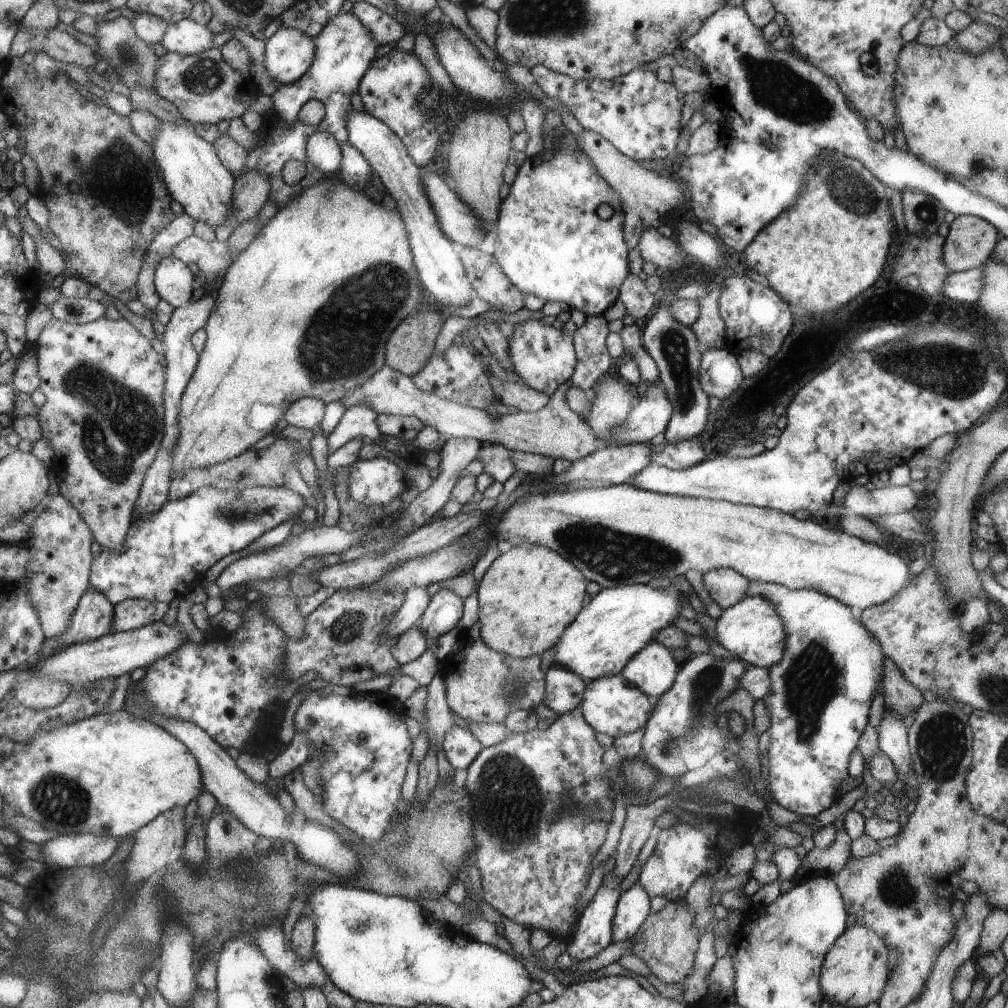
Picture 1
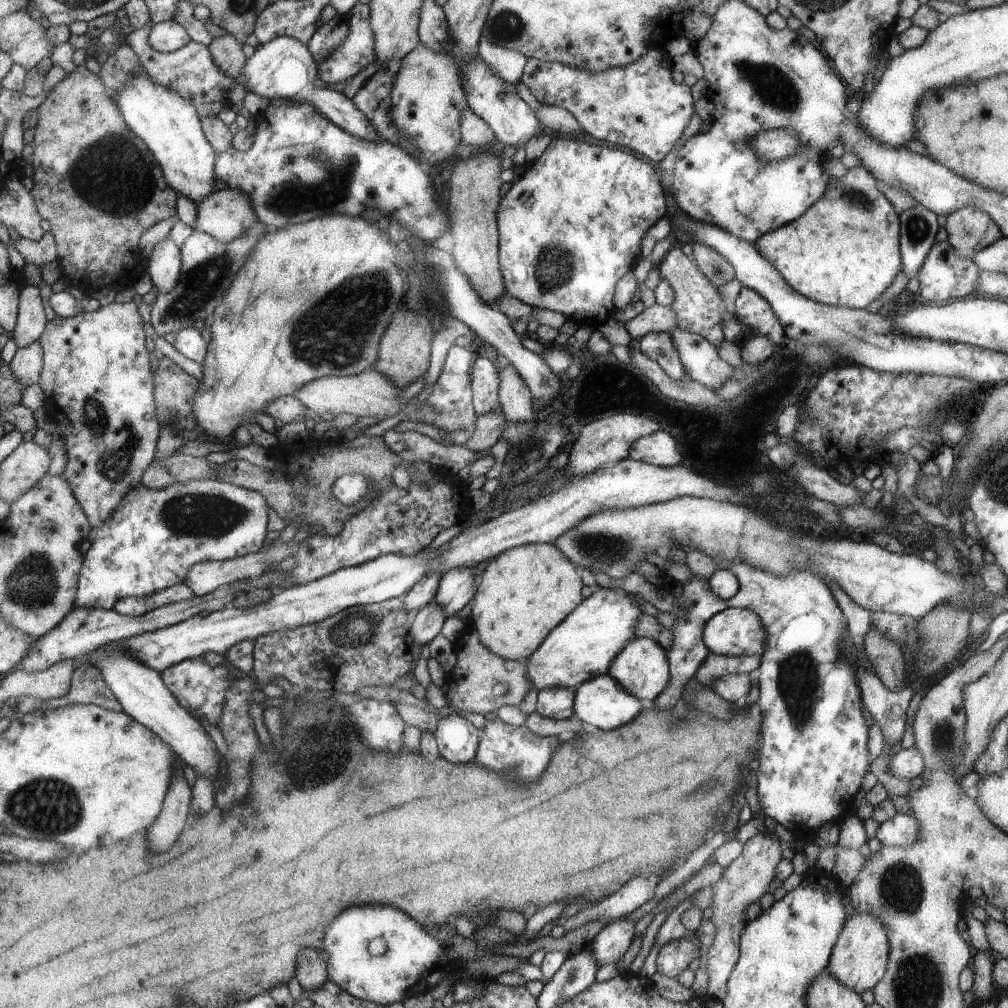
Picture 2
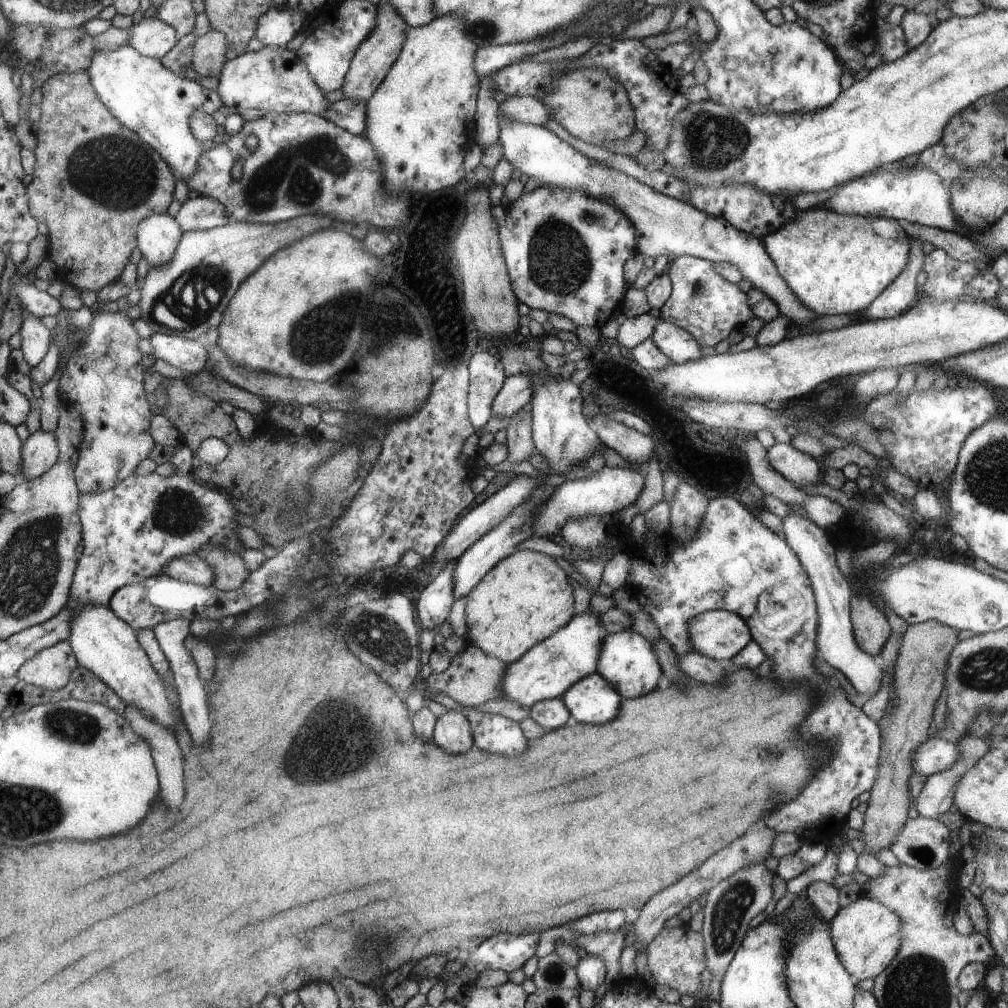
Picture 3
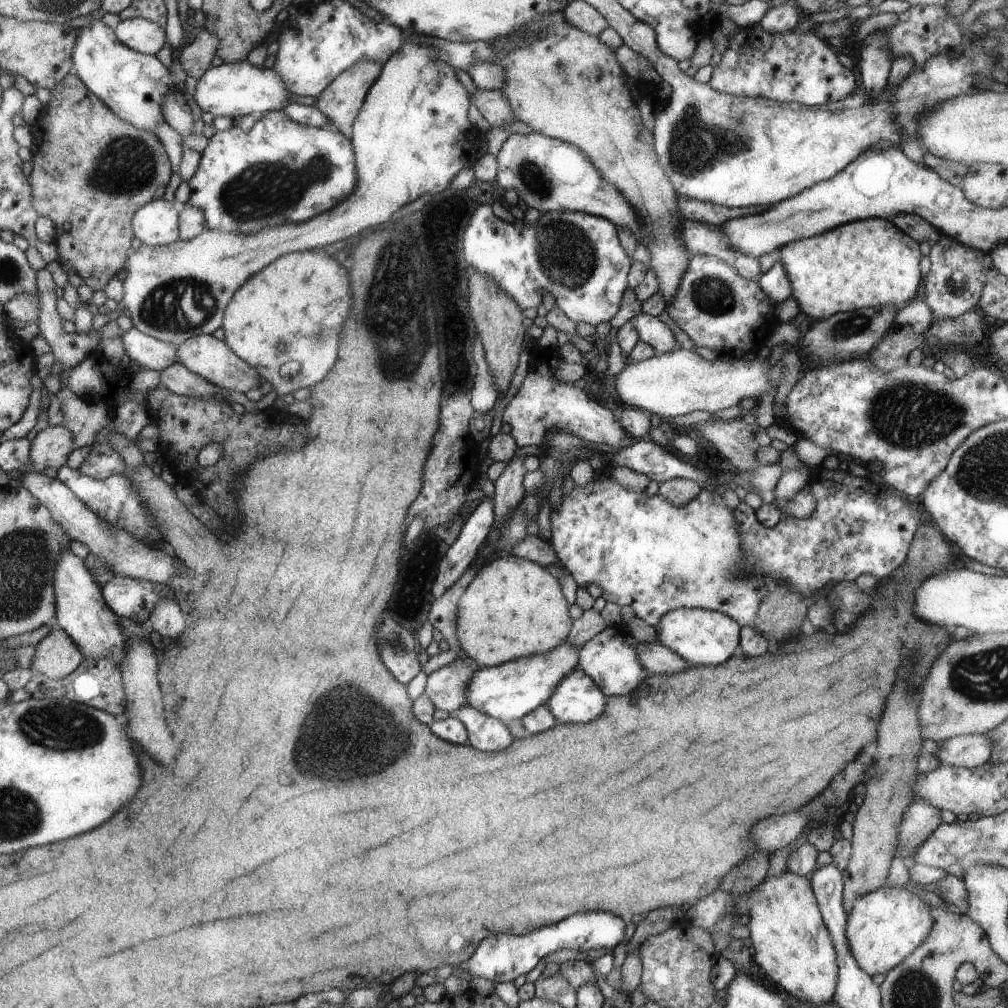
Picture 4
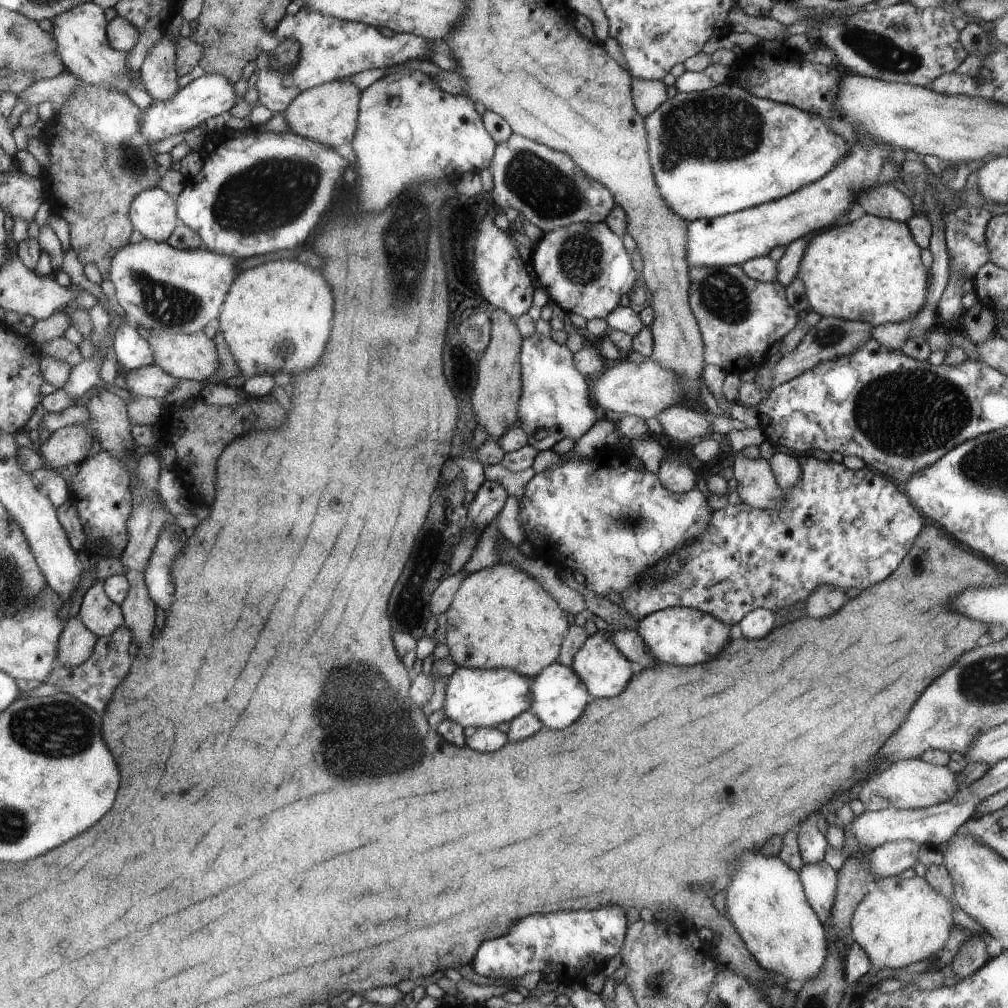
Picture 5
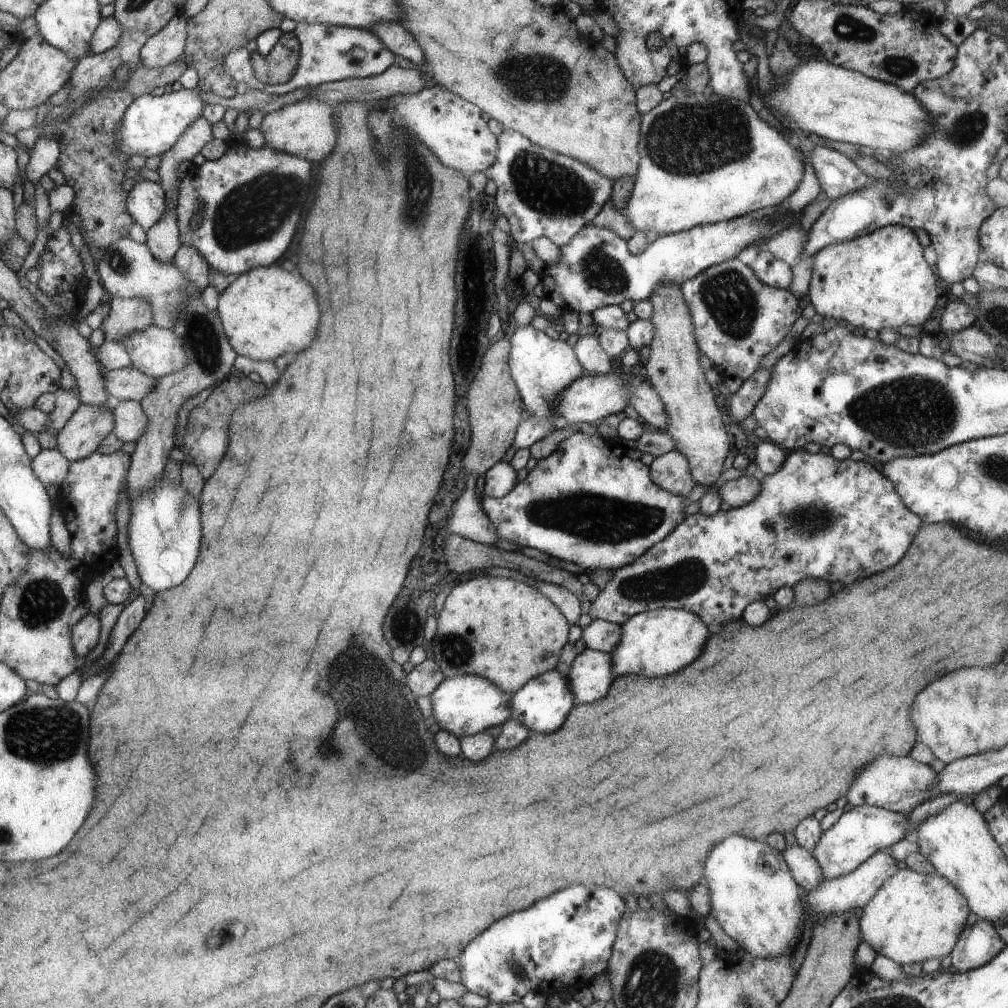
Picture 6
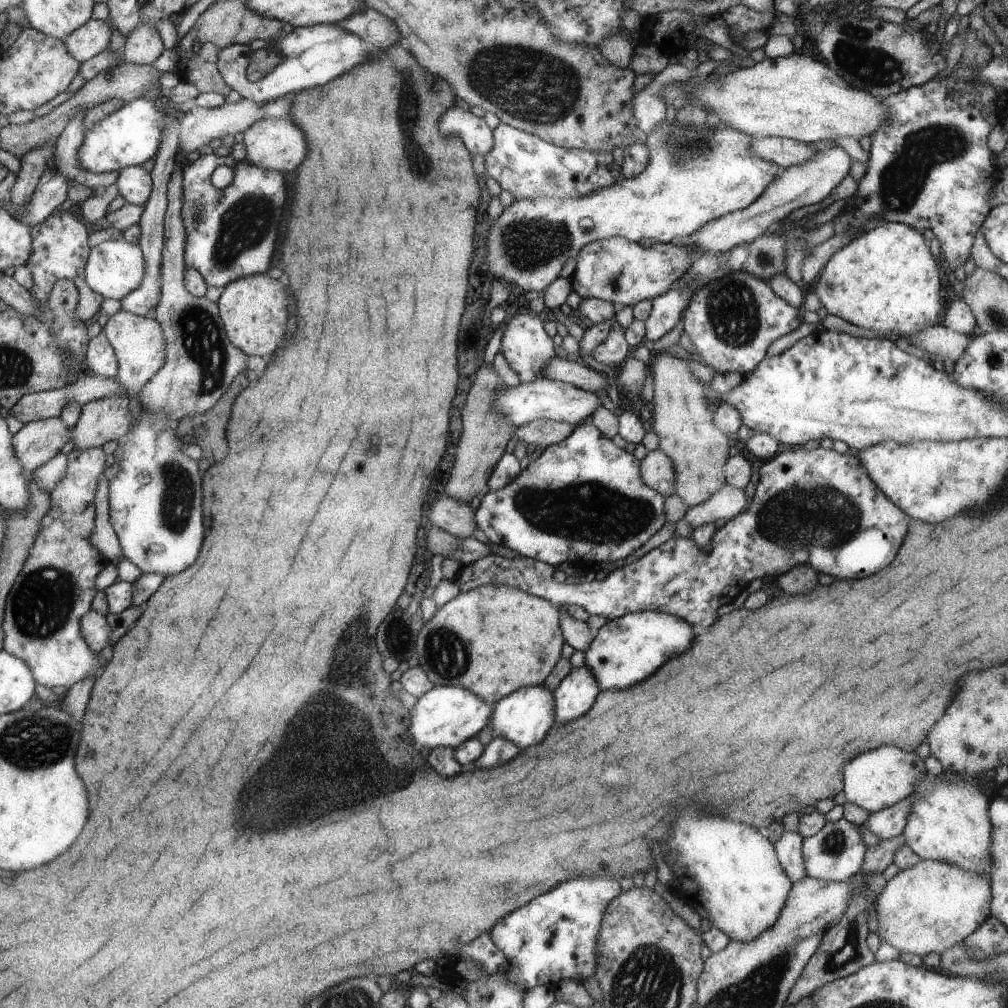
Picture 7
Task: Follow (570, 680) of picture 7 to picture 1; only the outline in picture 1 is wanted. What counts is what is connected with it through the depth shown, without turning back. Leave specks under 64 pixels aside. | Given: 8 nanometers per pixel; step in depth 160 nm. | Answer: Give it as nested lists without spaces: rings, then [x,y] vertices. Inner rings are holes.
[[[661,642],[648,643],[626,663],[620,675],[656,700],[676,682],[680,666]]]

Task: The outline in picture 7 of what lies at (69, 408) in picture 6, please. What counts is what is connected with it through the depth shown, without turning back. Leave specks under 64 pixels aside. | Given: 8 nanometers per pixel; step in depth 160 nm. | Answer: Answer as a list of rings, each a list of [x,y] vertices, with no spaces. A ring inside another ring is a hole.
[[[58,415],[18,425],[12,444],[24,470],[31,474],[60,453],[70,440],[71,430]]]

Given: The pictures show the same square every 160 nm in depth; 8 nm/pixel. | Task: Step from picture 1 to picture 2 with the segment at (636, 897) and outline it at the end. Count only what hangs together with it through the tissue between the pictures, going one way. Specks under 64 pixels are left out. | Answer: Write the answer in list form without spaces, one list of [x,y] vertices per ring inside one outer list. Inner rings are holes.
[[[622,915],[603,927],[593,938],[589,946],[595,953],[599,967],[604,964],[618,962],[628,950],[629,943],[634,938],[634,926],[636,921],[627,915]]]

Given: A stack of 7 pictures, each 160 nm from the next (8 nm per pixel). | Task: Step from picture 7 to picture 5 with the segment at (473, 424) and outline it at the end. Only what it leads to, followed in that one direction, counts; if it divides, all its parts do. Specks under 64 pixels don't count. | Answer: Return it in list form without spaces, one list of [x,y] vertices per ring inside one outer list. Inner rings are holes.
[[[501,308],[490,310],[491,339],[478,362],[478,382],[472,392],[472,404],[477,424],[482,425],[489,434],[490,440],[498,440],[514,420],[519,418],[517,408],[520,402],[520,346],[522,334],[518,330],[514,318]]]

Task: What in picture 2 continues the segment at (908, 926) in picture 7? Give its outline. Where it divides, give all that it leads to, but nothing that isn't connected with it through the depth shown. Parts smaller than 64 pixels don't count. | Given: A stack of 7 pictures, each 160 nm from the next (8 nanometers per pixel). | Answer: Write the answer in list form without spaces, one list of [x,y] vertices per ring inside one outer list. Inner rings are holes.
[[[869,913],[854,914],[850,919],[846,919],[845,926],[841,930],[841,936],[829,959],[828,972],[861,996],[862,992],[873,990],[884,978],[888,970],[890,951],[889,936],[884,922]]]

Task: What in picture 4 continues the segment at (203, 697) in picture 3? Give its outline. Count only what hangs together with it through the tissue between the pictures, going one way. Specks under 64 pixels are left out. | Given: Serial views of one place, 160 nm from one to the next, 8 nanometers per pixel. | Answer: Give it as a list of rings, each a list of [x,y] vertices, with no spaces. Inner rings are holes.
[[[162,598],[161,603],[154,608],[147,626],[150,631],[160,634],[162,640],[166,640],[166,638],[176,638],[178,634],[182,634],[186,622],[176,600]]]

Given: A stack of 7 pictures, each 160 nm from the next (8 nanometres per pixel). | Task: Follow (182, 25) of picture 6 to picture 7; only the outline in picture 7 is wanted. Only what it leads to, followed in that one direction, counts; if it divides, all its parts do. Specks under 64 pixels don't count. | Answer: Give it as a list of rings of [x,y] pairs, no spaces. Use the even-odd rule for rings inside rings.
[[[138,25],[126,39],[124,58],[135,65],[153,64],[164,52],[160,33],[152,25]]]

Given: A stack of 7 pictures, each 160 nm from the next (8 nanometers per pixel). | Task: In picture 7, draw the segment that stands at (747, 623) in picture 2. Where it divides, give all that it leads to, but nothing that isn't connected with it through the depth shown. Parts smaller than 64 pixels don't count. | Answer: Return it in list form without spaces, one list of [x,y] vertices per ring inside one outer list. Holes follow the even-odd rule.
[[[658,611],[629,613],[605,623],[596,631],[591,647],[585,652],[585,665],[597,677],[602,691],[630,688],[662,668],[674,656],[690,650],[698,630],[676,615]]]

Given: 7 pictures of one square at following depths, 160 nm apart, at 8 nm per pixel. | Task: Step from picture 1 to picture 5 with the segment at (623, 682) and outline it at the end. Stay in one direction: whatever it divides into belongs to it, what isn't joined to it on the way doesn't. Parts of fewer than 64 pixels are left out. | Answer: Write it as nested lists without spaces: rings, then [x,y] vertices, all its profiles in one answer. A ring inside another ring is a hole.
[[[554,662],[546,667],[540,674],[536,675],[533,680],[533,706],[530,711],[532,711],[538,718],[542,721],[544,726],[548,728],[566,728],[570,726],[572,722],[576,722],[586,704],[590,700],[594,700],[590,696],[589,689],[586,688],[585,681],[581,679],[575,672],[575,670],[570,666]]]

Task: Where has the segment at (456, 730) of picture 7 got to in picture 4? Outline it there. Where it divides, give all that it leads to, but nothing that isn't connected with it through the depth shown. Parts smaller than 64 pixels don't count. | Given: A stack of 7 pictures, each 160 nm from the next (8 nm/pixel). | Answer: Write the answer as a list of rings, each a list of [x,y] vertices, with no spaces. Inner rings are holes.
[[[567,639],[560,648],[540,656],[526,656],[494,667],[479,667],[470,676],[469,688],[466,688],[469,704],[466,706],[476,708],[508,725],[510,721],[522,719],[536,708],[546,705],[550,696],[554,695],[554,688],[577,669],[579,663],[580,650]]]

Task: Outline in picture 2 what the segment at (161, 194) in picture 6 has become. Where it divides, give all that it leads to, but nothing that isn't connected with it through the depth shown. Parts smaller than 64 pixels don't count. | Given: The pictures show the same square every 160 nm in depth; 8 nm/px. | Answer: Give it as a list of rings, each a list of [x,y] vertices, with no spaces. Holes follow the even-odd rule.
[[[170,238],[162,240],[154,247],[147,272],[158,293],[172,292],[182,274],[180,246]]]

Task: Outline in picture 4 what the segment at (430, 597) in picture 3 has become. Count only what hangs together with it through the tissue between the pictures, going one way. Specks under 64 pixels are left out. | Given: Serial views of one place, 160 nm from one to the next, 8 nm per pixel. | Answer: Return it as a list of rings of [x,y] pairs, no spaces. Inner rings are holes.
[[[485,496],[472,512],[462,528],[456,542],[445,552],[438,566],[438,575],[432,586],[431,600],[434,602],[452,588],[462,574],[478,558],[478,552],[486,544],[486,538],[494,525],[495,507],[492,498]]]

